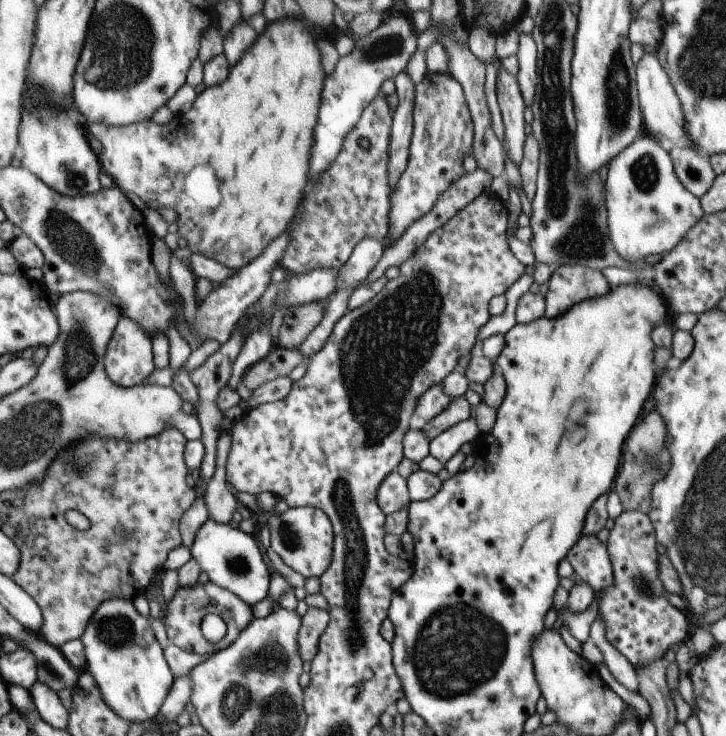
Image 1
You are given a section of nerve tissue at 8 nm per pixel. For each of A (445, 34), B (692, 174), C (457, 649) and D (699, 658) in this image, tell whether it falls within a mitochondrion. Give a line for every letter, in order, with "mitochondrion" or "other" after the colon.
A: other
B: mitochondrion
C: mitochondrion
D: other

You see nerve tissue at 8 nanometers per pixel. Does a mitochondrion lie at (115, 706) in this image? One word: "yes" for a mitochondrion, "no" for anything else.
no

